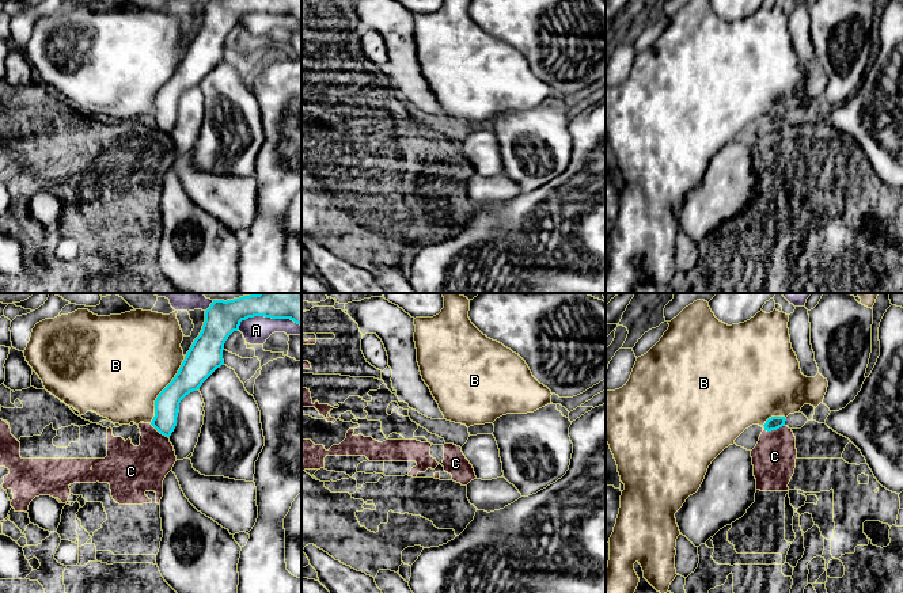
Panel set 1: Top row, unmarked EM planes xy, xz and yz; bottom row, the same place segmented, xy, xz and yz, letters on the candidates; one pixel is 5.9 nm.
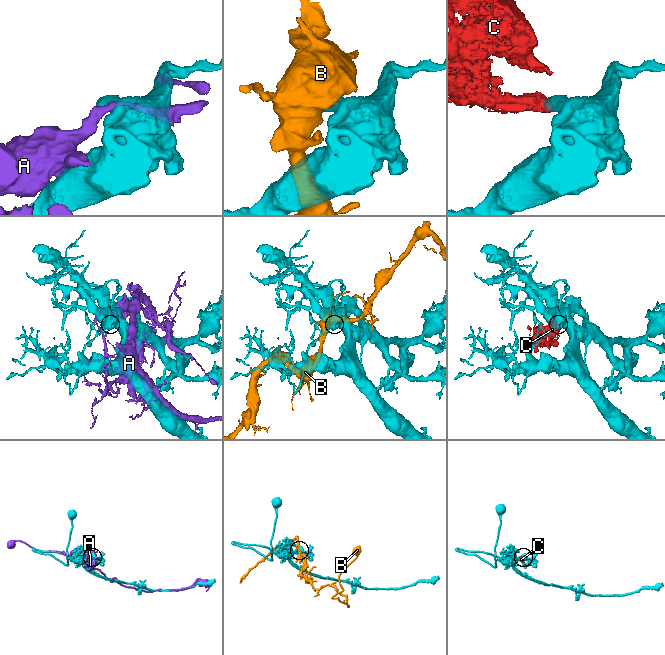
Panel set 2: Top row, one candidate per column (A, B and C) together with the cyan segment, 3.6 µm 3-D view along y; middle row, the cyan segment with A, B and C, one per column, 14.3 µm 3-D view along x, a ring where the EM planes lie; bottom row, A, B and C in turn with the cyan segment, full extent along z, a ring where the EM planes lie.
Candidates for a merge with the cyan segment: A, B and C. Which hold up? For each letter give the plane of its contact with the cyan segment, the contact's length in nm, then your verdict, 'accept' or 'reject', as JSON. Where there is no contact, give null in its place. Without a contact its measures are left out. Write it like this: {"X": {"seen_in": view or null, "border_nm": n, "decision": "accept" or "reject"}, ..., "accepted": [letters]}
{"A": {"seen_in": "xy", "border_nm": 380, "decision": "reject"}, "B": {"seen_in": "xy", "border_nm": 440, "decision": "reject"}, "C": {"seen_in": "yz", "border_nm": 120, "decision": "reject"}, "accepted": []}

